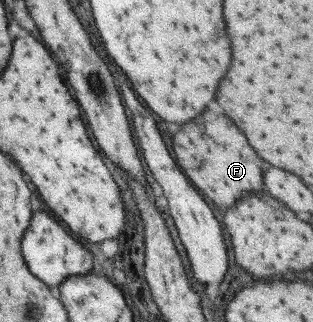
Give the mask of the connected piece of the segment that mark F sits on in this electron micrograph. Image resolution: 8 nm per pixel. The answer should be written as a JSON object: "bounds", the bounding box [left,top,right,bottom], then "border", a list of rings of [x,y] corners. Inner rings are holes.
{"bounds":[172,110,262,208],"border":[[[204,110],[198,118],[180,126],[180,130],[174,134],[172,150],[184,174],[220,208],[232,206],[238,198],[242,198],[244,192],[262,190],[262,160],[234,122],[222,114]]]}

